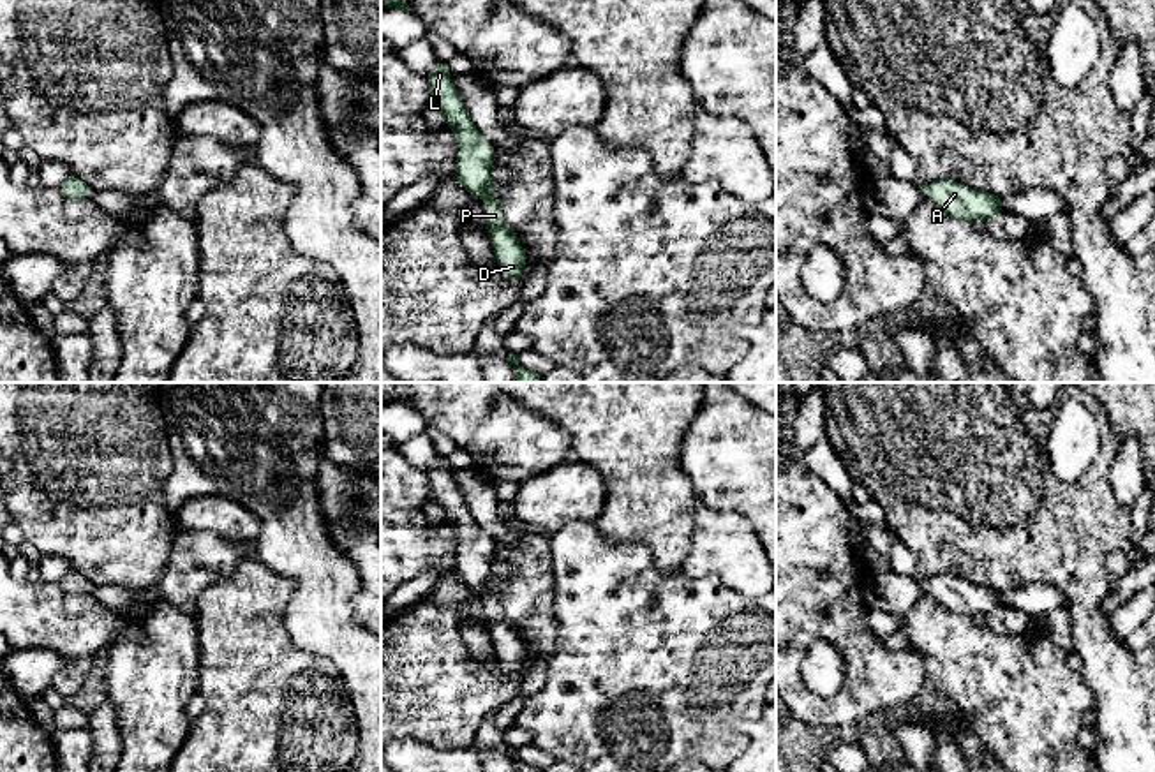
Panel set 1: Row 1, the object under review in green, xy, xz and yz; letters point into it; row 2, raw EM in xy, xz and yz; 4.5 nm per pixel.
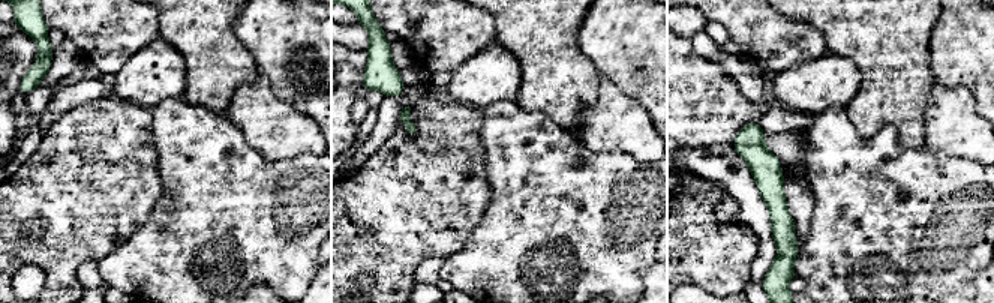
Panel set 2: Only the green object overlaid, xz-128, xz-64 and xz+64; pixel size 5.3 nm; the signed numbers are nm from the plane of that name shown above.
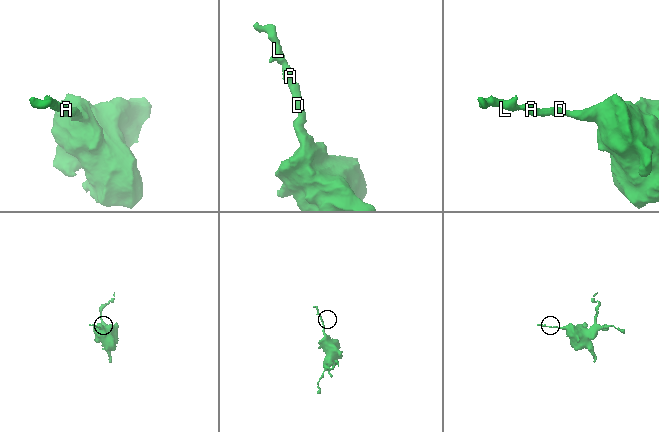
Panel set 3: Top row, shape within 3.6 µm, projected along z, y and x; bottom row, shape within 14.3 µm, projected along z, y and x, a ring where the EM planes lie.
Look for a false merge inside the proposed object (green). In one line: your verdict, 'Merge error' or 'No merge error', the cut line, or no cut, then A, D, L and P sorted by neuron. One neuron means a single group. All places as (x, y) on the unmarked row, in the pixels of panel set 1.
No merge error. No split. Groups: A D L P

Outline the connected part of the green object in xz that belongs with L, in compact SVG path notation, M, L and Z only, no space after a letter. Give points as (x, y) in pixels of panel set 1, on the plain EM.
M437 455L427 469L430 479L430 504L437 506L455 525L458 539L455 573L487 599L488 635L494 642L501 670L511 677L524 672L525 649L517 629L504 619L497 589L492 585L496 543L473 520L466 501L450 474L448 458Z

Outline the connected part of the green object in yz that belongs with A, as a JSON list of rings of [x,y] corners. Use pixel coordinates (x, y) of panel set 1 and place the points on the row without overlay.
[[[935,576],[931,580],[919,580],[920,585],[949,610],[973,617],[977,613],[987,615],[1005,608],[1002,601],[1003,590],[968,583],[958,576]]]

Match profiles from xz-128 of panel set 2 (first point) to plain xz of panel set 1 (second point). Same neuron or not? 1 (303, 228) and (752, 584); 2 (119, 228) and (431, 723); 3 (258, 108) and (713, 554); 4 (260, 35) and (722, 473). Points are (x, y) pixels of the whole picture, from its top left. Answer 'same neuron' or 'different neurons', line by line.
1: different neurons
2: same neuron
3: same neuron
4: same neuron

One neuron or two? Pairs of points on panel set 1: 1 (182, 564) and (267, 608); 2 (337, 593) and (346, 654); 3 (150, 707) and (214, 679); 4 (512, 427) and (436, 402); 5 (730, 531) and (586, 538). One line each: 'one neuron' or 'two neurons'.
1: two neurons
2: one neuron
3: two neurons
4: one neuron
5: two neurons

